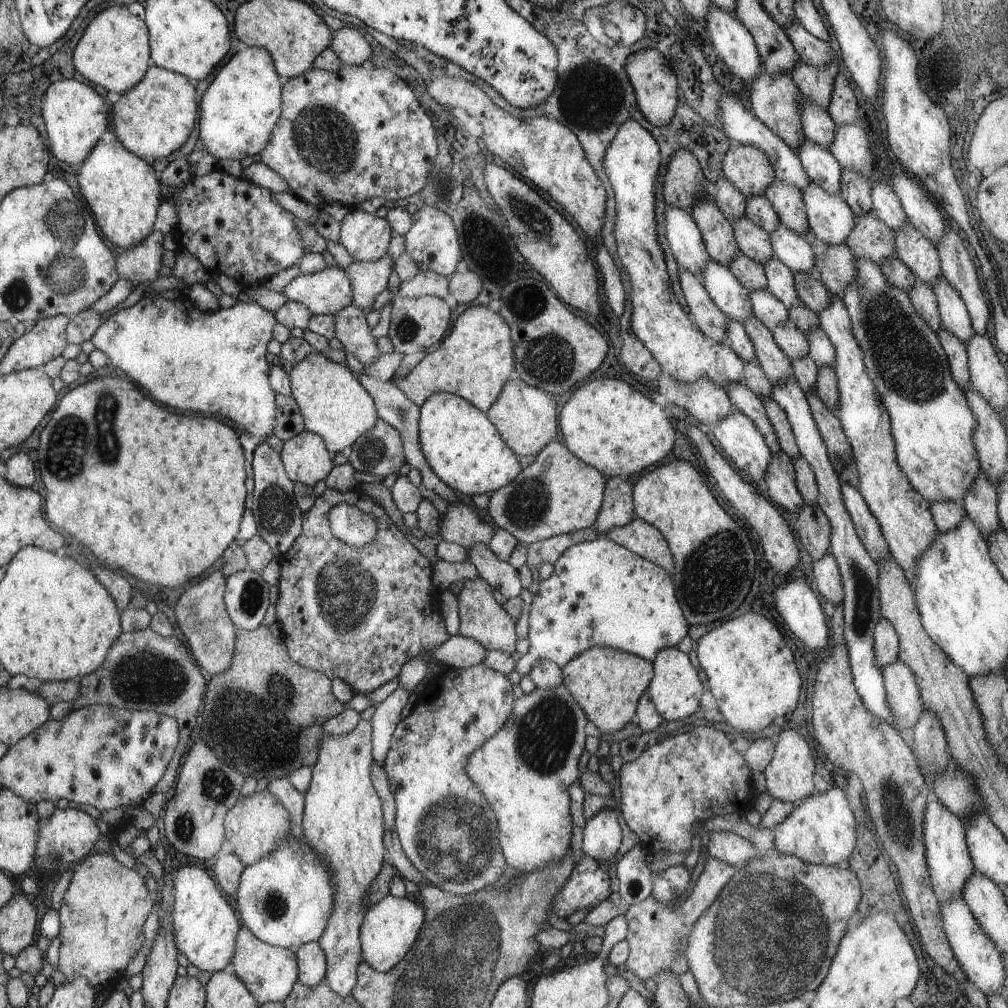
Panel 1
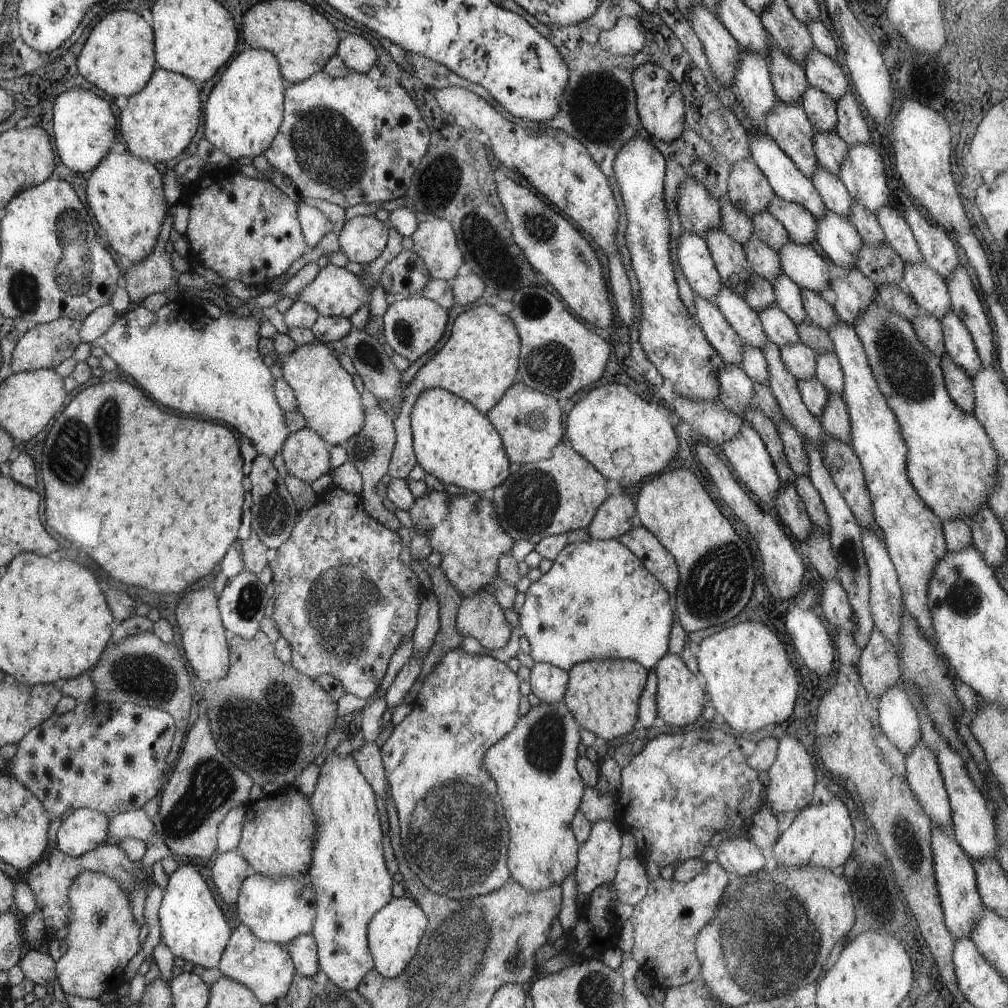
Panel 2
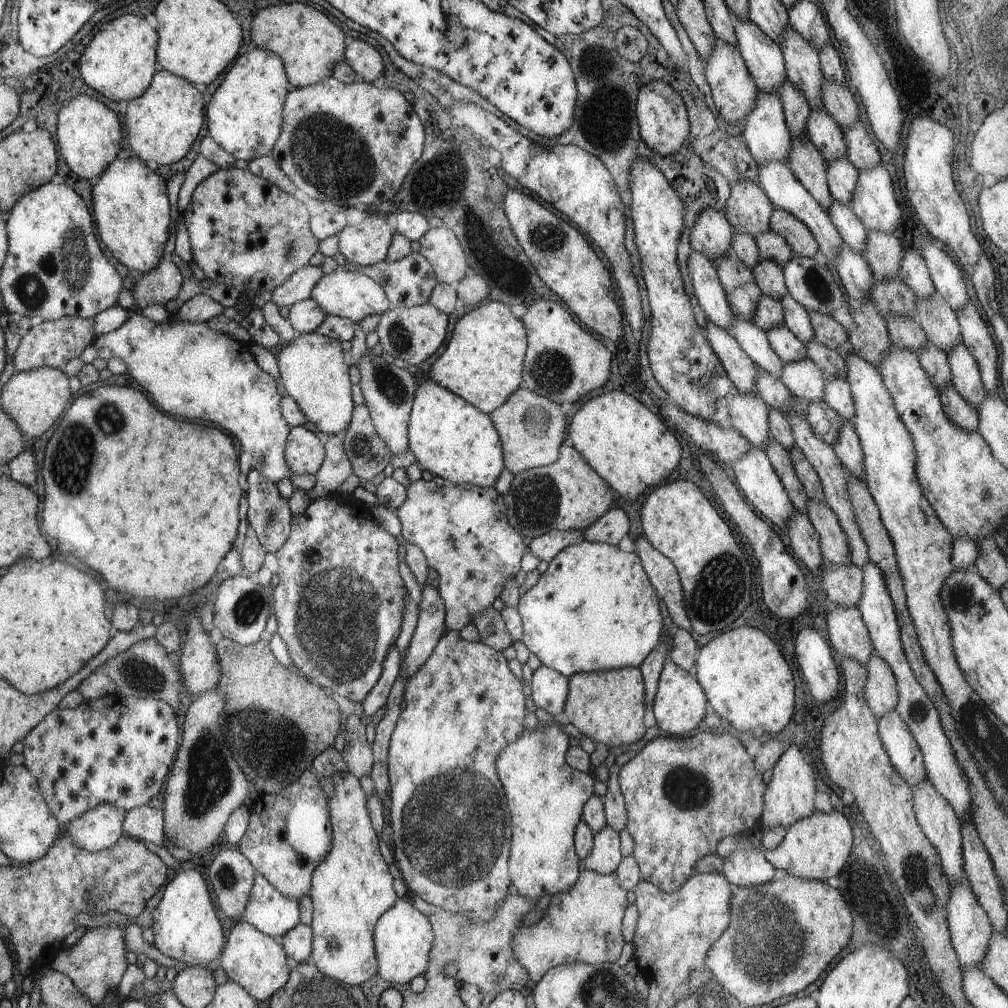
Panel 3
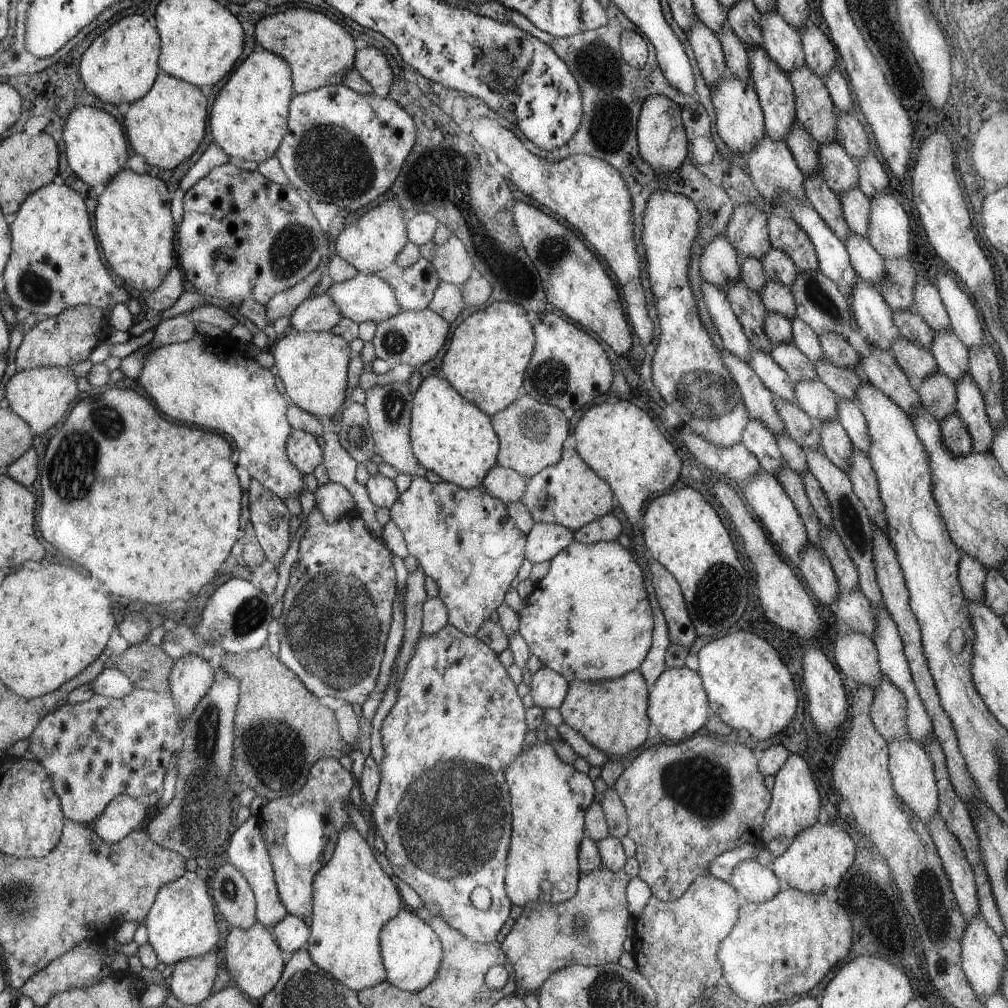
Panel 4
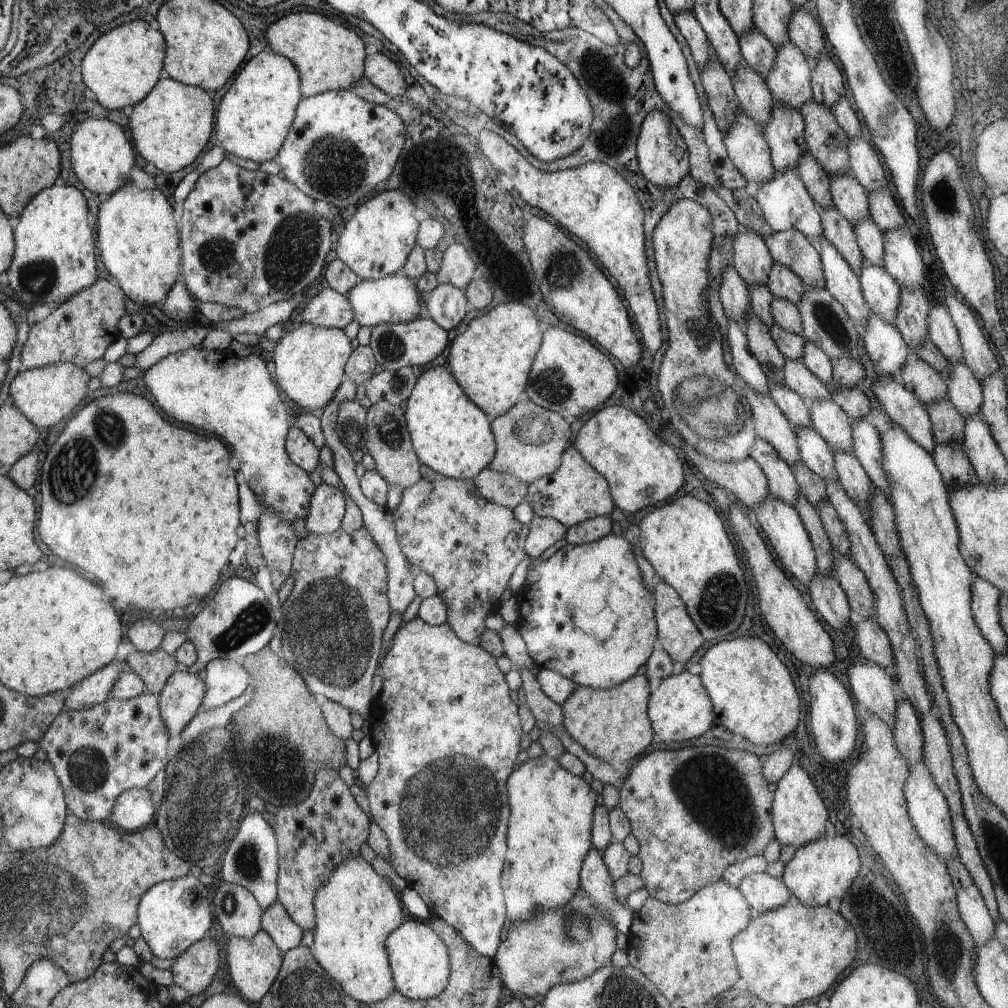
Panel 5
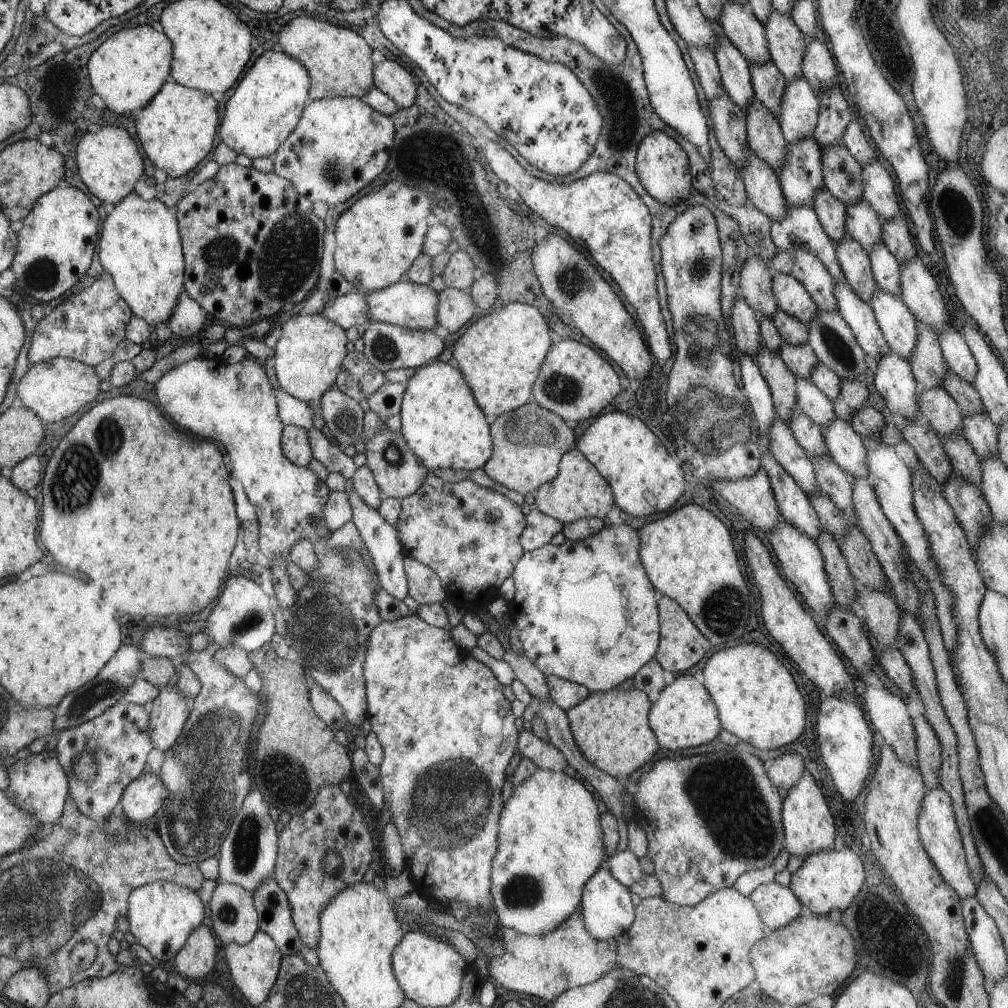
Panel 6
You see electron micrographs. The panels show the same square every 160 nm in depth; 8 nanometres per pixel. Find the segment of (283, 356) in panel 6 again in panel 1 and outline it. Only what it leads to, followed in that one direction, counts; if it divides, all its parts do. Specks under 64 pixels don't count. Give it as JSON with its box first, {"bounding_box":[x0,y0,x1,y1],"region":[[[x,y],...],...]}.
{"bounding_box":[290,350,378,453],"region":[[[313,350],[303,361],[297,362],[290,370],[291,396],[298,405],[300,414],[305,422],[305,430],[319,434],[326,441],[327,448],[332,453],[347,452],[361,436],[378,422],[372,397],[363,383],[342,363],[334,362],[327,354],[316,354]]]}

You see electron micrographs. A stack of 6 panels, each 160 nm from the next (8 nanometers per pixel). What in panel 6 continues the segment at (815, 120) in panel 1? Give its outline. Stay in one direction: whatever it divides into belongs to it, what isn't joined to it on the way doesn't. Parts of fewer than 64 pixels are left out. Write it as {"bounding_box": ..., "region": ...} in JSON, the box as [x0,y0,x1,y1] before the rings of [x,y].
{"bounding_box":[869,242,902,299],"region":[[[883,242],[873,248],[869,254],[869,260],[877,288],[902,299],[899,260],[893,256]]]}

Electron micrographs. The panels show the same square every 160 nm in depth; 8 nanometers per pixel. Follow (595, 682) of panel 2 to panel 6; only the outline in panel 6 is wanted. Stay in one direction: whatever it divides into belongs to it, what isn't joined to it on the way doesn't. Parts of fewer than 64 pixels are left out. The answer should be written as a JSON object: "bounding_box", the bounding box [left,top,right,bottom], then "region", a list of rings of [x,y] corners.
{"bounding_box":[567,688,660,782],"region":[[[614,688],[590,693],[580,704],[567,710],[572,736],[584,758],[623,782],[648,764],[660,747],[649,725],[651,703],[649,696],[638,689]]]}

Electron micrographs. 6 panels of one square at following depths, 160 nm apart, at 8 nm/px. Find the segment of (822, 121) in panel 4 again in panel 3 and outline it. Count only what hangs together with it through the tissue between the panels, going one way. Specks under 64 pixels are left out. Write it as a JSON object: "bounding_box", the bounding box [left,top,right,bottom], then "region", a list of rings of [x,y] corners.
{"bounding_box":[778,28,825,110],"region":[[[792,28],[787,29],[778,46],[785,60],[787,80],[804,95],[811,110],[822,109],[825,78],[819,63],[819,52]]]}

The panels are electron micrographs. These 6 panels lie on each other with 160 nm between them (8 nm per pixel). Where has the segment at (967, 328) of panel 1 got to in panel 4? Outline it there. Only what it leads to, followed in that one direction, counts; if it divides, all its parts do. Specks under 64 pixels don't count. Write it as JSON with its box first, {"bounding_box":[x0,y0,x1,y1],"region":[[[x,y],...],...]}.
{"bounding_box":[956,372,994,452],"region":[[[968,372],[958,380],[956,390],[956,413],[966,424],[972,436],[973,452],[989,452],[994,430],[986,415],[984,398],[976,382]]]}

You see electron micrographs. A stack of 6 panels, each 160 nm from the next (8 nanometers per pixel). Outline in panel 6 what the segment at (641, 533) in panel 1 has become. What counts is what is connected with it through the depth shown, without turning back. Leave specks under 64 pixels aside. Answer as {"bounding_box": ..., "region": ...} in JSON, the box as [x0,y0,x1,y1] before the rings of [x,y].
{"bounding_box":[655,596,712,676],"region":[[[663,596],[658,600],[657,609],[660,640],[655,659],[665,672],[672,672],[676,676],[682,675],[706,656],[706,652],[712,647],[711,642],[696,628],[688,614],[675,600]]]}

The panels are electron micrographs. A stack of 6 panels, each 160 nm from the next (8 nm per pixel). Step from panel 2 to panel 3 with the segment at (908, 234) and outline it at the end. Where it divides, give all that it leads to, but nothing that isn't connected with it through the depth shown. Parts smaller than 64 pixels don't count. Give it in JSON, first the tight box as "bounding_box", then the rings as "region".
{"bounding_box":[899,249,935,299],"region":[[[912,249],[905,250],[899,274],[918,299],[929,299],[935,294],[935,286],[920,252]]]}

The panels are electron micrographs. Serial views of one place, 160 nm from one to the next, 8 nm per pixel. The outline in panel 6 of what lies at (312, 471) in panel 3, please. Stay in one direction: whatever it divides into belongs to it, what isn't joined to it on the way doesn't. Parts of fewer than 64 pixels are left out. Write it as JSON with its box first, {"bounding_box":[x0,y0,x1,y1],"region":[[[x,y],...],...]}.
{"bounding_box":[281,425,314,467],"region":[[[296,425],[284,426],[281,447],[286,458],[295,465],[306,467],[314,458],[311,444],[308,444],[308,433],[305,428]]]}

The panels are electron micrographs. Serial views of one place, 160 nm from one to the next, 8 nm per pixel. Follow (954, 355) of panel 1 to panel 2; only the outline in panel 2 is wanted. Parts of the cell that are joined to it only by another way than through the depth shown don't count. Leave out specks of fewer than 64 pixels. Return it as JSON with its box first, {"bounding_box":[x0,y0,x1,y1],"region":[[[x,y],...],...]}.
{"bounding_box":[941,352,975,414],"region":[[[946,352],[942,356],[941,369],[945,380],[946,392],[952,398],[953,403],[962,412],[973,414],[975,407],[973,380],[965,374],[964,370],[958,368],[952,362]]]}

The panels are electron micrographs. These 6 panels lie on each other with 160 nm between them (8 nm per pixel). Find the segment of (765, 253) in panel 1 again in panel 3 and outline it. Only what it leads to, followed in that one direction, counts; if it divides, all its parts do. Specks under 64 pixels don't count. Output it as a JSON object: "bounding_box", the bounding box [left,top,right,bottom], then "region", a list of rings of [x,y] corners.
{"bounding_box":[752,259,788,302],"region":[[[762,259],[752,270],[755,283],[764,296],[780,302],[788,294],[788,289],[783,275],[783,268],[774,261]]]}

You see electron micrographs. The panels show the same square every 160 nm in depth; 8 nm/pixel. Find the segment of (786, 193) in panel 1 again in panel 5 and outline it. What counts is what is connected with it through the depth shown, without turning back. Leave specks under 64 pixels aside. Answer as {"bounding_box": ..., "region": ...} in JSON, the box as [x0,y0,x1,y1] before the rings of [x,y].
{"bounding_box":[765,229,825,288],"region":[[[796,229],[772,233],[765,240],[774,263],[795,272],[807,288],[825,288],[825,276],[819,250]]]}

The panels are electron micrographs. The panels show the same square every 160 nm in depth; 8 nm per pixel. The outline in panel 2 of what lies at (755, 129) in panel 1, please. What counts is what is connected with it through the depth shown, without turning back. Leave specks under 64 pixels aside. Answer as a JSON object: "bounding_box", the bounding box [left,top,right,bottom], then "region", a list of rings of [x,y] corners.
{"bounding_box":[749,131,827,220],"region":[[[754,131],[749,133],[752,134],[752,140],[749,146],[751,152],[750,158],[754,161],[754,164],[758,165],[762,174],[764,174],[766,180],[770,183],[775,196],[785,201],[799,204],[806,208],[816,220],[821,219],[827,208],[824,206],[822,197],[818,194],[813,182],[796,168],[792,160],[774,142],[774,139],[770,136],[764,136],[764,134],[754,134]]]}

